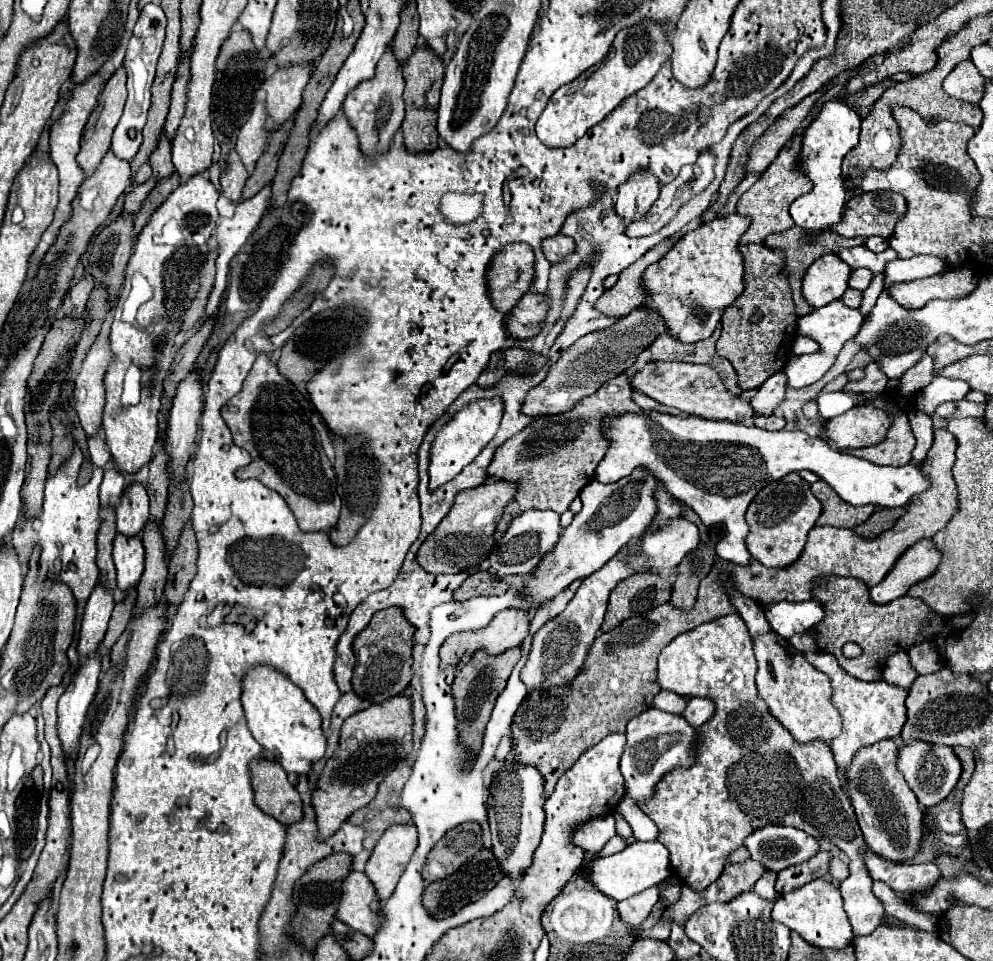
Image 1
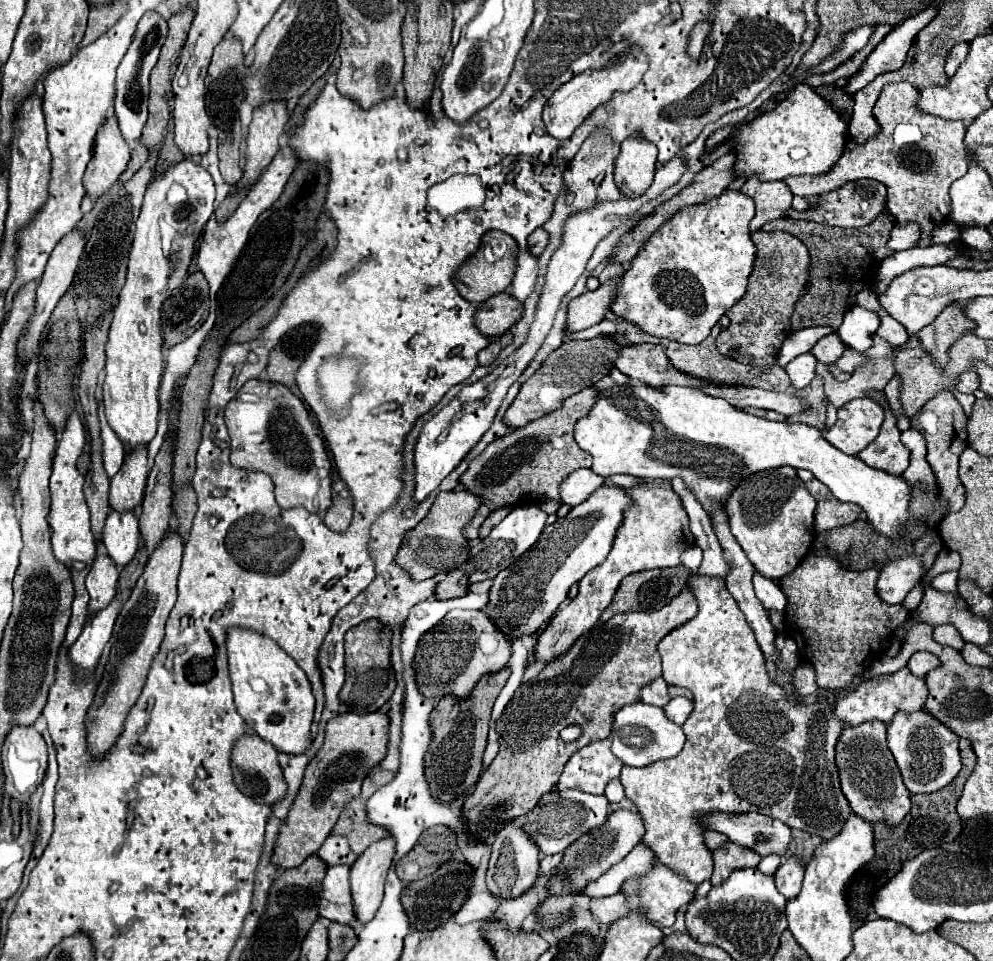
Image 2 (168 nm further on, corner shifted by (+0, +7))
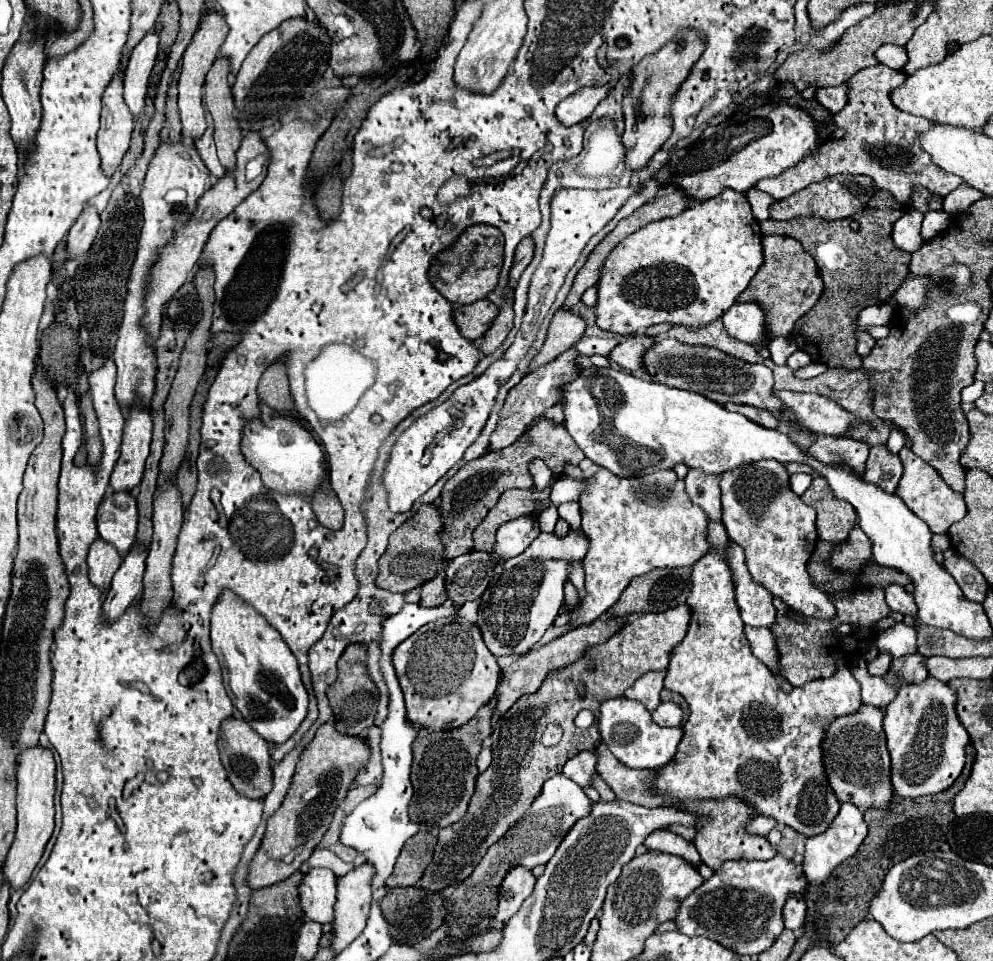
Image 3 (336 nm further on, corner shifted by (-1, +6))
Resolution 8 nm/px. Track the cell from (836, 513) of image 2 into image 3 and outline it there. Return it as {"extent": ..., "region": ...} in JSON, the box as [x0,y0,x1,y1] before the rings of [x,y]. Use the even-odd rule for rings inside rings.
{"extent":[802,477,856,541],"region":[[[814,477],[812,485],[806,489],[806,493],[802,495],[802,501],[810,507],[816,509],[818,517],[816,517],[816,531],[818,531],[818,537],[820,539],[826,539],[826,541],[844,541],[850,533],[850,529],[856,525],[856,513],[854,513],[854,507],[852,505],[846,505],[846,501],[838,501],[832,493],[830,493],[830,487],[826,485],[826,479],[822,477]]]}

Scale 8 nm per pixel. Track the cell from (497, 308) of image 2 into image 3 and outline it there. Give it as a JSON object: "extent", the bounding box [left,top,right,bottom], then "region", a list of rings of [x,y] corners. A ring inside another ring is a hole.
{"extent":[454,299,500,341],"region":[[[480,299],[472,305],[460,305],[454,309],[454,321],[460,333],[472,341],[486,335],[500,309],[490,299]]]}

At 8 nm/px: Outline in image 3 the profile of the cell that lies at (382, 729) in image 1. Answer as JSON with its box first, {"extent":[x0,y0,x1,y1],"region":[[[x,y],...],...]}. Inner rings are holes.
{"extent":[248,723,370,889],"region":[[[332,723],[320,725],[314,741],[304,749],[298,761],[296,775],[292,779],[292,785],[288,789],[282,807],[268,819],[262,845],[250,863],[248,881],[252,889],[262,889],[278,881],[284,881],[294,871],[298,871],[302,863],[310,859],[312,851],[316,849],[316,845],[320,843],[322,835],[328,831],[334,819],[334,809],[346,797],[350,785],[354,783],[360,769],[366,767],[368,759],[370,759],[370,747],[364,737],[338,733]],[[290,847],[298,847],[298,857],[292,863],[284,863],[282,855],[290,853]]]}

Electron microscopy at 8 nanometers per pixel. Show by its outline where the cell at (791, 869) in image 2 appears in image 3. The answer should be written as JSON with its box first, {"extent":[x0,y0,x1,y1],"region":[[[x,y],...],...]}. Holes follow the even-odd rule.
{"extent":[784,893,806,931],"region":[[[792,893],[784,905],[784,925],[792,931],[802,929],[806,919],[806,901],[802,893]]]}

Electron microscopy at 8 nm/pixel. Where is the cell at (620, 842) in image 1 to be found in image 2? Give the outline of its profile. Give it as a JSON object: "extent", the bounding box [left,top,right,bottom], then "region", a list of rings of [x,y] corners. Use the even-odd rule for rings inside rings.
{"extent":[539,853,563,874],"region":[[[557,853],[555,855],[545,856],[539,864],[539,869],[542,874],[551,873],[552,869],[561,862],[563,853]]]}

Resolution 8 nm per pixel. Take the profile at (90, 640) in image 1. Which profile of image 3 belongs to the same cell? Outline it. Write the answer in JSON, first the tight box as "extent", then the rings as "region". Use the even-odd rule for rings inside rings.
{"extent":[88,537,122,591],"region":[[[98,537],[90,545],[90,551],[88,551],[88,569],[90,569],[88,577],[90,577],[90,583],[100,591],[108,591],[110,581],[112,581],[114,573],[118,571],[120,563],[122,563],[122,557],[118,555],[118,551]]]}

